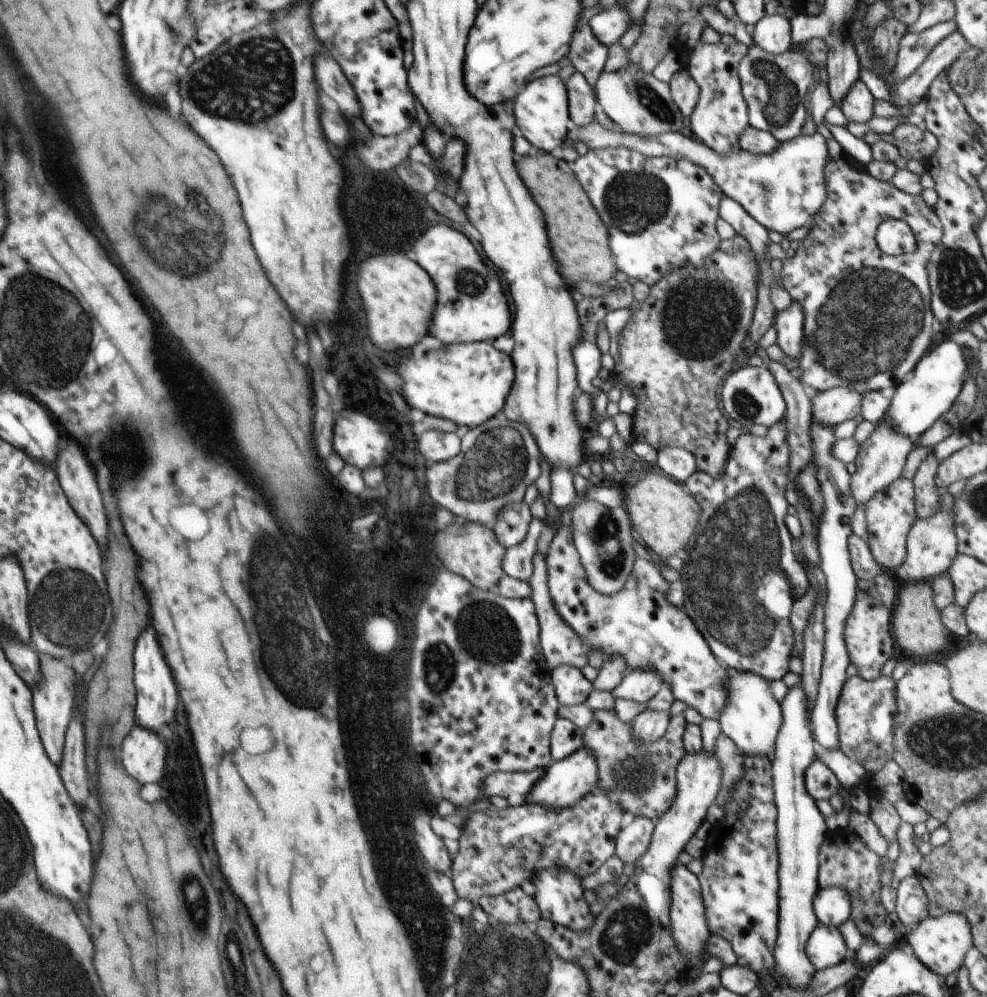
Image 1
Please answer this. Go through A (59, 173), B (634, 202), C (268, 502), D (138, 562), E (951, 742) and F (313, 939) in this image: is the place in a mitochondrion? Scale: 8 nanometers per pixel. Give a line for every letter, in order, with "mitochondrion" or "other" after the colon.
A: other
B: mitochondrion
C: other
D: other
E: mitochondrion
F: other

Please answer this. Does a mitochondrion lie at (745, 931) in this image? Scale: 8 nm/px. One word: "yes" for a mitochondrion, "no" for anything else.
no

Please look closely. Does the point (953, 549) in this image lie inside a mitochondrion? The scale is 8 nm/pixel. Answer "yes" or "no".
no

